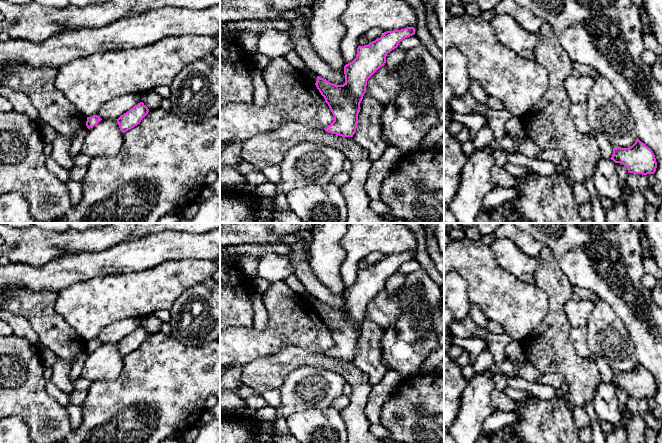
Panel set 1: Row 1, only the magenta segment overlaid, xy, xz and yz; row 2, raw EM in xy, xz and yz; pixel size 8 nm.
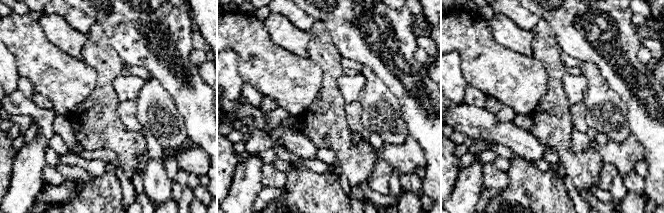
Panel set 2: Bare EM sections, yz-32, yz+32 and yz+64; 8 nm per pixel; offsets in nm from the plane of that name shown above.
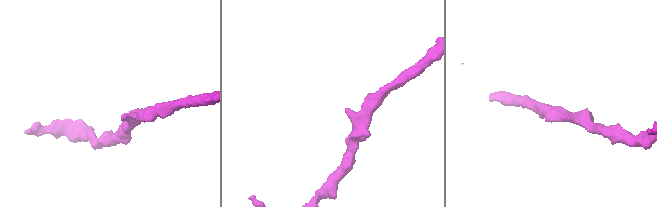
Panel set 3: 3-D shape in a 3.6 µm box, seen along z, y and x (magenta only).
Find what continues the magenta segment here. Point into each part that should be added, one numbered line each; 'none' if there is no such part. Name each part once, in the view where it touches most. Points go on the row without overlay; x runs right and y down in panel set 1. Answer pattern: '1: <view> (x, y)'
none

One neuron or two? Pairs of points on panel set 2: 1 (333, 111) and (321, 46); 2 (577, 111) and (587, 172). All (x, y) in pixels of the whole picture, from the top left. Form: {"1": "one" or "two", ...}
{"1": "one", "2": "two"}

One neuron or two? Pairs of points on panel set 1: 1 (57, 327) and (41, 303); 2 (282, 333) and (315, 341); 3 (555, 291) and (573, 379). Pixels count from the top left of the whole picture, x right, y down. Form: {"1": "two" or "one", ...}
{"1": "one", "2": "one", "3": "one"}

